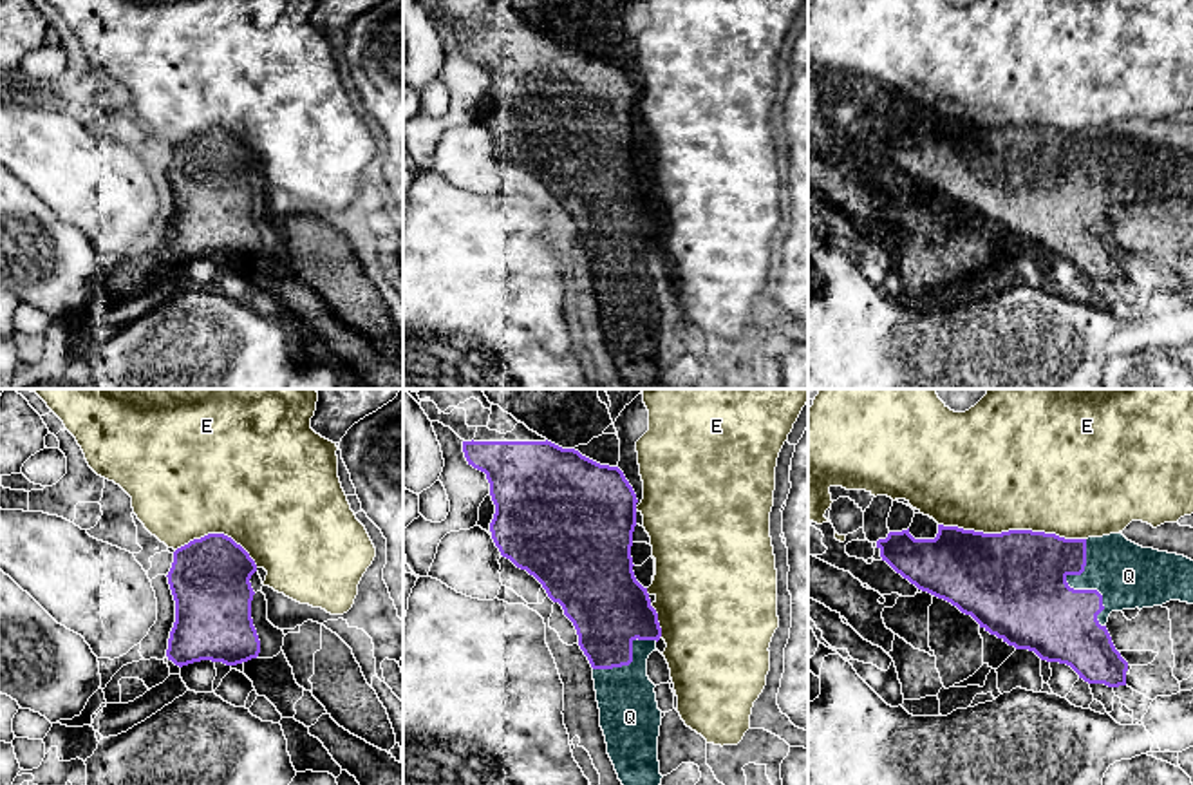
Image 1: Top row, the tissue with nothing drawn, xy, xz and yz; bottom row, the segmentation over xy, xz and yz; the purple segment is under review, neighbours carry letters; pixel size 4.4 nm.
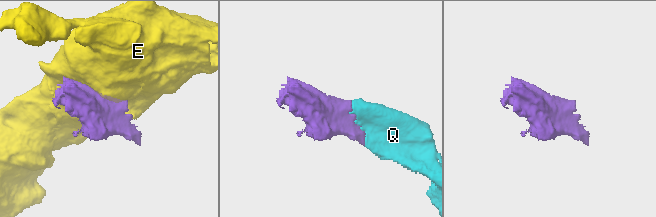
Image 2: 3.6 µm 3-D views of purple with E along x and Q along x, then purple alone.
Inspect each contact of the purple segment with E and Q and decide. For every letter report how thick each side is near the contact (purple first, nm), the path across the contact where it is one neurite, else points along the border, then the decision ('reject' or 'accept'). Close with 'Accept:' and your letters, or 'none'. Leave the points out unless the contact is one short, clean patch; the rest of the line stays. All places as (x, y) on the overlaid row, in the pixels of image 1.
E: 460 nm thick on the purple side, 500 nm on the other; reject
Q: 460 nm thick on the purple side, 280 nm on the other; accept
Accept: Q

